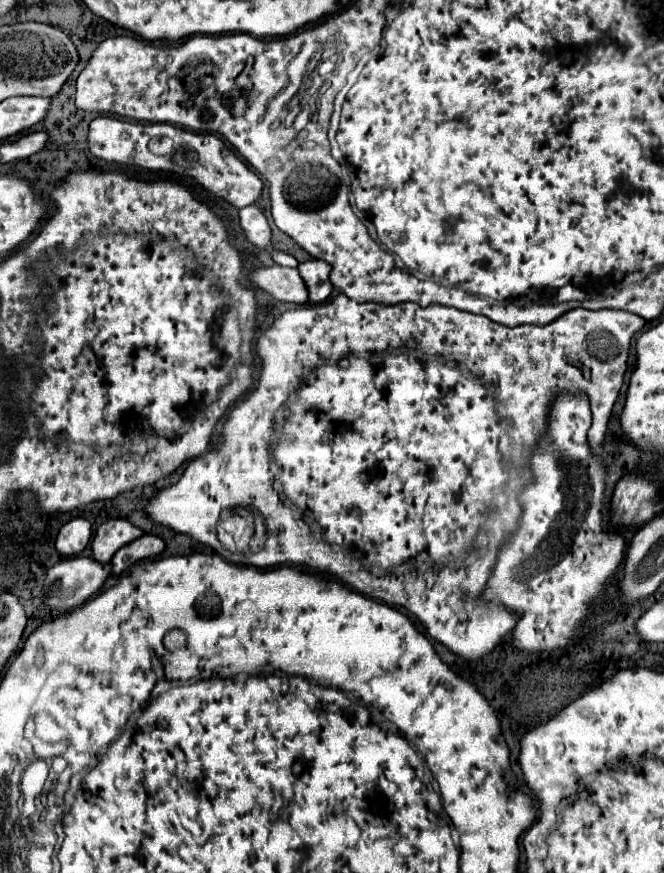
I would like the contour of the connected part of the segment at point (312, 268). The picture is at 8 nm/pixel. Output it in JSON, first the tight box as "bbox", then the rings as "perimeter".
{"bbox":[299,260,333,304],"perimeter":[[[307,260],[307,262],[299,264],[299,272],[307,284],[309,300],[313,304],[321,304],[331,296],[333,284],[329,280],[329,272],[331,272],[329,264],[325,264],[321,260]]]}

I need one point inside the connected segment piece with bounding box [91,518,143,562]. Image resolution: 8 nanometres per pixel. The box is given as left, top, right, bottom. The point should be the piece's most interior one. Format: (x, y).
(111, 535)

